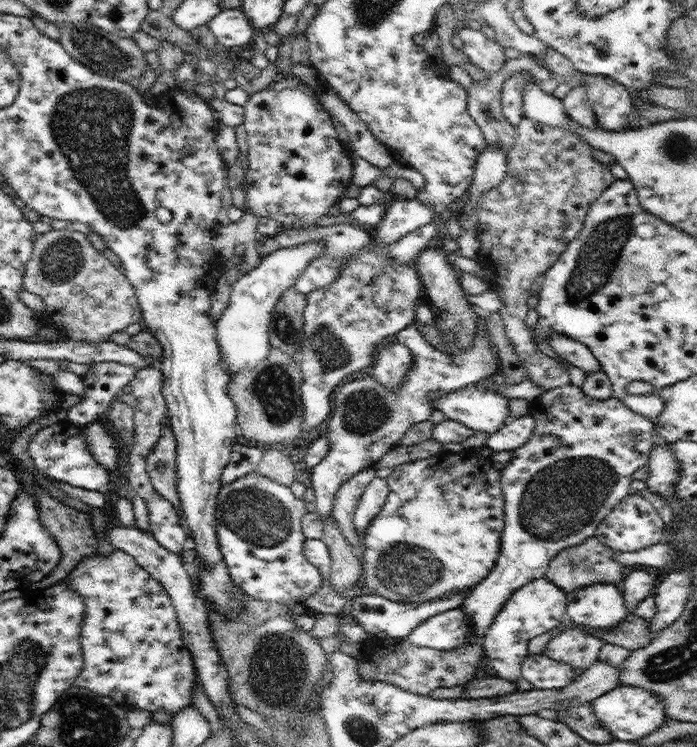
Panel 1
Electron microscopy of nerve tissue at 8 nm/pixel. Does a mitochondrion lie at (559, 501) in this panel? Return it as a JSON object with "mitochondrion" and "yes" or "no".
{"mitochondrion":"yes"}

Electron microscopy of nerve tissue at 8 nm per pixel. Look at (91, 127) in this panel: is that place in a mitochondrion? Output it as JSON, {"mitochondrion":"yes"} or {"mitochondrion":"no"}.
{"mitochondrion":"yes"}

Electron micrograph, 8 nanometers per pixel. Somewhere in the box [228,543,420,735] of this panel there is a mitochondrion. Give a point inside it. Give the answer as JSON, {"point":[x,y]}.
{"point":[277,676]}

